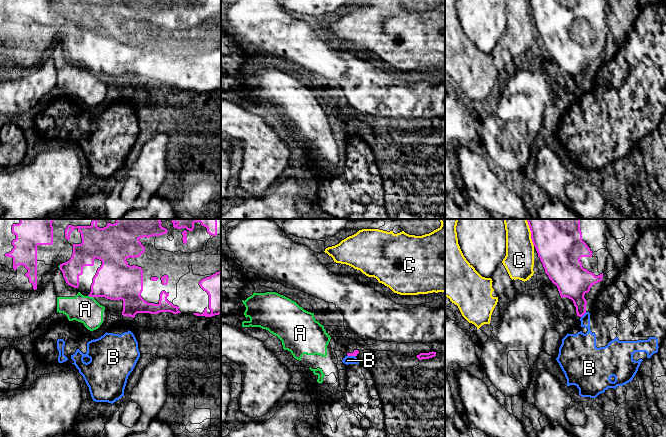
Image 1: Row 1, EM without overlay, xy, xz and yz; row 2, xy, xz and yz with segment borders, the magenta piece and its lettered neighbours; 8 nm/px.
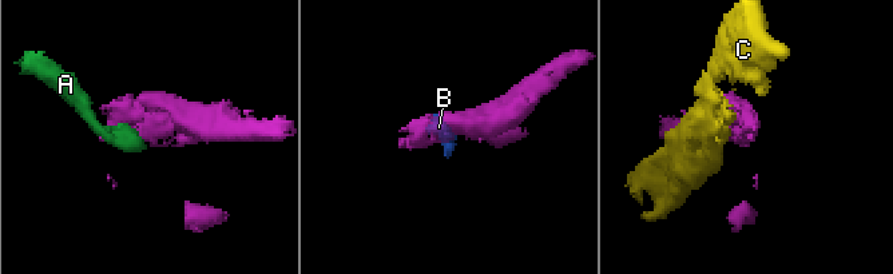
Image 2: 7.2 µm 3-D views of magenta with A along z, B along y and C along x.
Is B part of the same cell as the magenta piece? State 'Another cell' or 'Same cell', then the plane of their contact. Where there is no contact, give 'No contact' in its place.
Another cell. Touches magenta in yz

